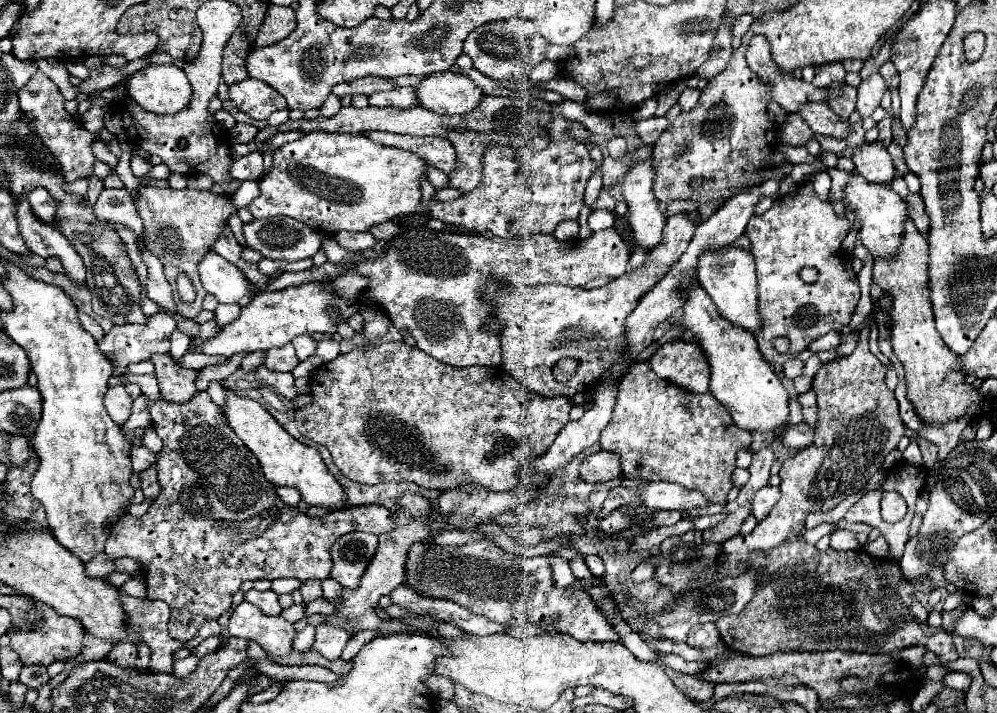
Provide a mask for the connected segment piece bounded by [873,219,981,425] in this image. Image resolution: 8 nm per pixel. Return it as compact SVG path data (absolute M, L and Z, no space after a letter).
M905 221L905 233L901 237L901 245L897 249L899 253L891 253L889 257L875 257L873 259L873 279L877 285L887 291L893 297L893 313L891 313L891 325L893 325L893 353L901 361L905 369L905 381L907 381L907 397L917 409L919 417L923 419L925 425L943 425L951 419L957 419L959 415L967 413L967 409L975 403L981 401L981 395L977 393L975 387L965 383L965 375L955 369L957 355L947 349L943 343L941 335L935 329L933 321L933 311L931 311L931 301L929 301L929 289L927 289L927 239L915 229L913 221Z

